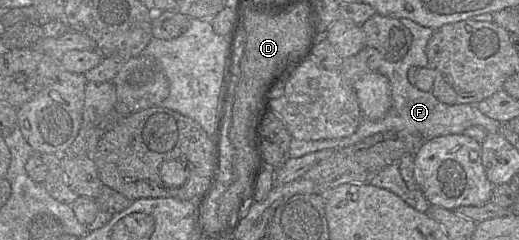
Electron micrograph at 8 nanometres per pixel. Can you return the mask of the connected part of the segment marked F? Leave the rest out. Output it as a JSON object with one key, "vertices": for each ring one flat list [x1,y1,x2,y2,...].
{"vertices":[[401,18,400,21,410,30,412,42,407,54,400,61,384,60,378,69,380,74,388,78,391,85,392,104,386,116,377,121,362,116,357,130,347,137,309,141,292,138,289,146,290,158,302,157,308,153,324,149,339,150,354,145,368,136,386,131,419,133,425,141,439,136,463,134,466,129,473,126,482,127,487,133,498,133,500,131,500,122,484,115,476,104,447,105,437,100,432,92,423,92,411,84,408,79,409,68,412,66,428,67,426,46,434,30,408,18]]}

